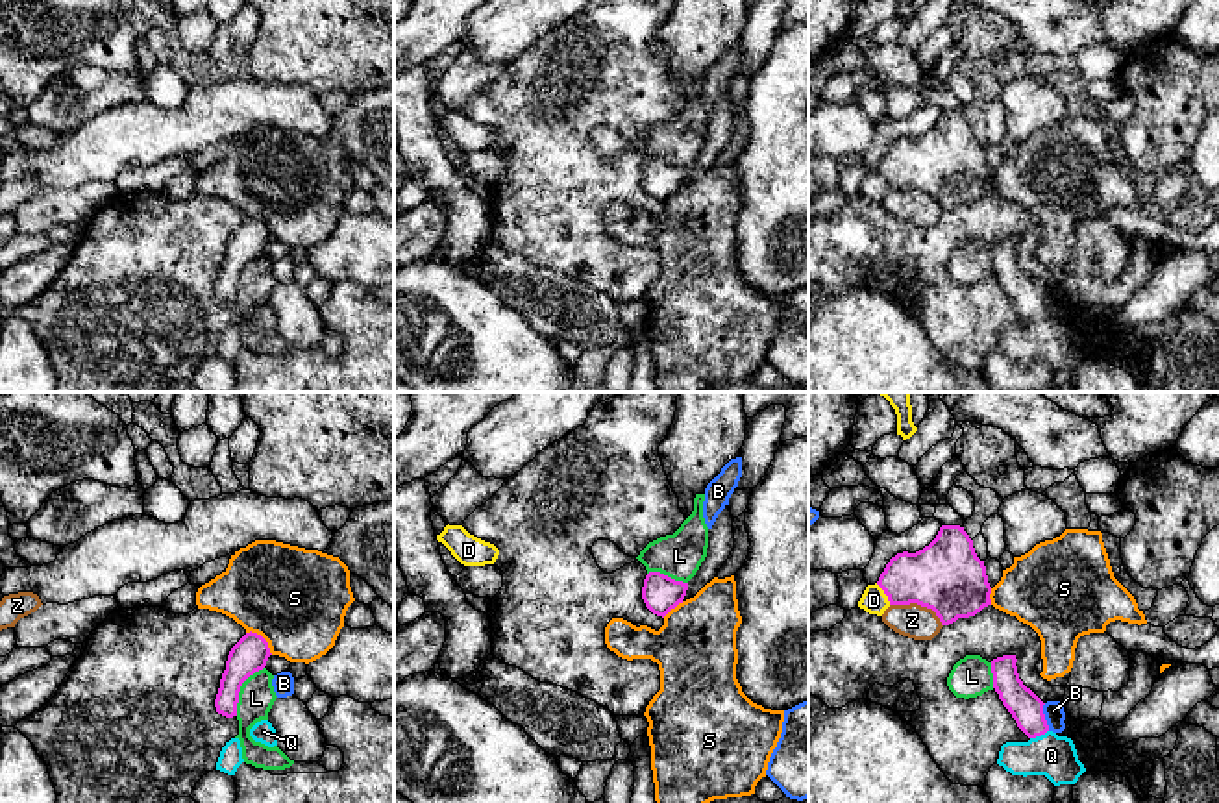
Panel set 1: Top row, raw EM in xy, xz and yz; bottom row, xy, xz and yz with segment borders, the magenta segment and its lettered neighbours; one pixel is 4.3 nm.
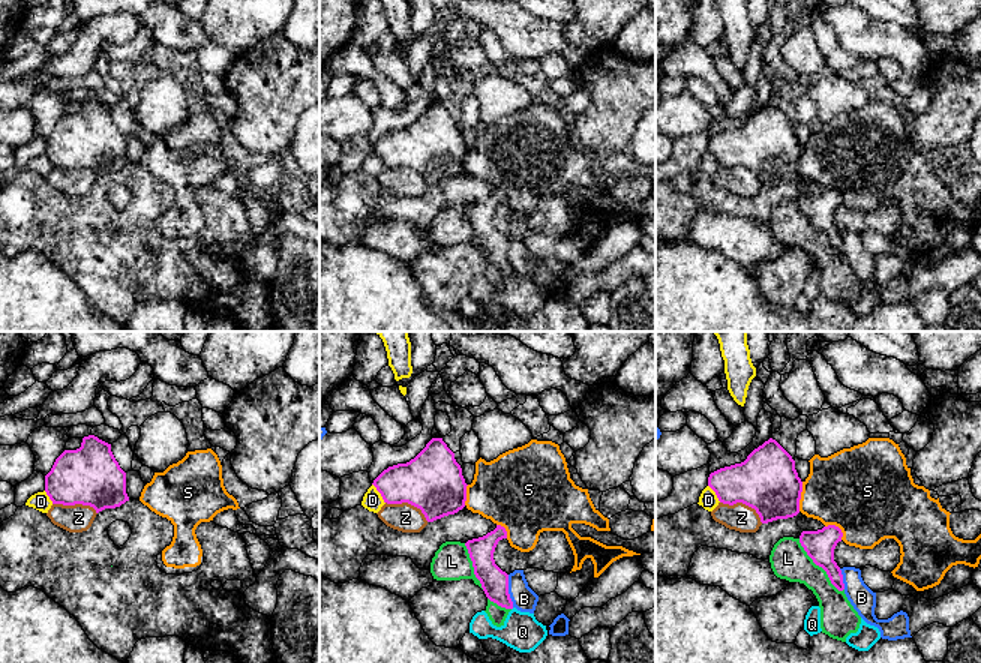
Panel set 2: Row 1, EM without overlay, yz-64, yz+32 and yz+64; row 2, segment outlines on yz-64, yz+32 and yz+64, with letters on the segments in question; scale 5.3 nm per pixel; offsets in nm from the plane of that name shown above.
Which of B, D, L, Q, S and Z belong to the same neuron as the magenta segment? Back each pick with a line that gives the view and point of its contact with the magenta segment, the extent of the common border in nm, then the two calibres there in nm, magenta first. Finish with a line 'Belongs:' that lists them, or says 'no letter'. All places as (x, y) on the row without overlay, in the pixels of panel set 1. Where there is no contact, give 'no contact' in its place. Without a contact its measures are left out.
Q: yz (1038, 321) | 90 nm | 140/190 nm
Belongs: Q

